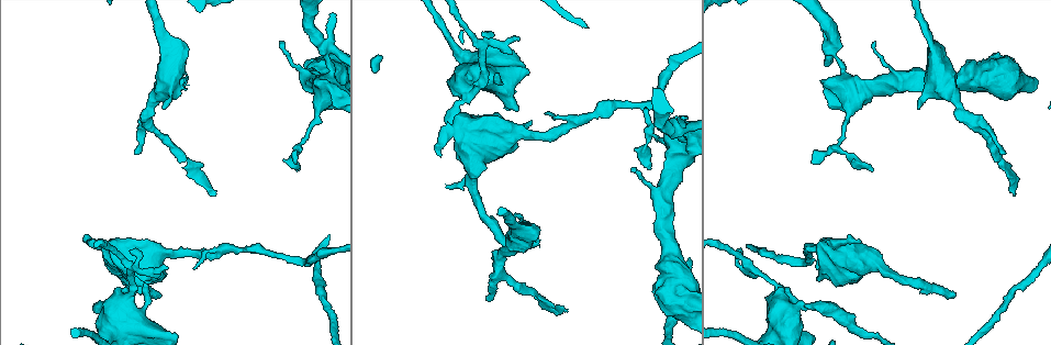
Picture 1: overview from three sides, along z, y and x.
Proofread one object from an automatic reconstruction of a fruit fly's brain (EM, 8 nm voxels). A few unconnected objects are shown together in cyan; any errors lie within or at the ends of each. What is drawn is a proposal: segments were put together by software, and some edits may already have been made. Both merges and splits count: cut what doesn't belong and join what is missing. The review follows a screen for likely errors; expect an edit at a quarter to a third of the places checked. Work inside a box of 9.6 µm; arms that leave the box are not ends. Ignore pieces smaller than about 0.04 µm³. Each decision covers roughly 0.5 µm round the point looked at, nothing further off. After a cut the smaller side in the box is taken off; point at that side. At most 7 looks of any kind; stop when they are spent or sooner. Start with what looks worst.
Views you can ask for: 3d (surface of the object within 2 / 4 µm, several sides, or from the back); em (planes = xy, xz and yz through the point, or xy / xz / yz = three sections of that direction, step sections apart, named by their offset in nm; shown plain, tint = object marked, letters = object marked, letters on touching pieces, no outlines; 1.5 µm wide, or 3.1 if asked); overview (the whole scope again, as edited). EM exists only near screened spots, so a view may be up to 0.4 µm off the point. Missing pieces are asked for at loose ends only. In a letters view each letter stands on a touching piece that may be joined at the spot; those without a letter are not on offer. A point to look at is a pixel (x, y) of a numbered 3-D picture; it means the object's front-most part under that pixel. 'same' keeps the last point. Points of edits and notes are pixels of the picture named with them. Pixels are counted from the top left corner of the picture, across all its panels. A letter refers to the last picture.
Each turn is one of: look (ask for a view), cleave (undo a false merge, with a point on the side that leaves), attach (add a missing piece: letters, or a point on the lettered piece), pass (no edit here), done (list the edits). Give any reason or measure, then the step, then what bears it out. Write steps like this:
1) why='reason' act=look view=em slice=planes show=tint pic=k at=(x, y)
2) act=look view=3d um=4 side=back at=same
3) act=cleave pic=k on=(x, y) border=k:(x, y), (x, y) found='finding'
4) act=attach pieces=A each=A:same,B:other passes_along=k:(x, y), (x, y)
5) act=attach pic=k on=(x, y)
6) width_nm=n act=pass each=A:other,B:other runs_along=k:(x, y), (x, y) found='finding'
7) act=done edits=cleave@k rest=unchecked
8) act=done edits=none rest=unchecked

why='branch stops here' act=look view=3d um=2 pic=1 at=(954, 293)

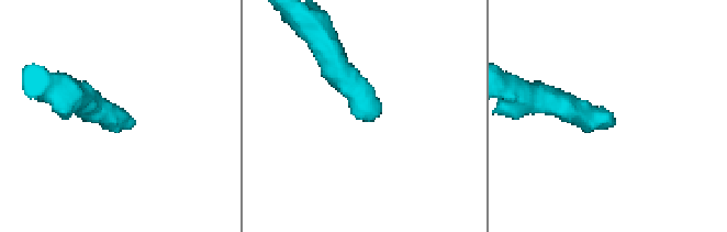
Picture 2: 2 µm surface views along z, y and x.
act=look view=em slice=xz step=4 show=letters pic=2 at=(122, 120)

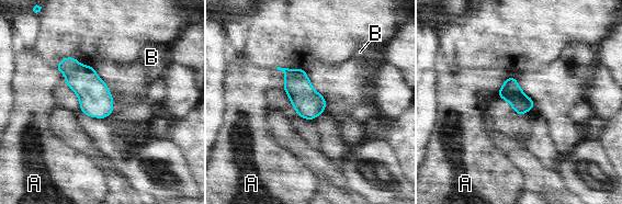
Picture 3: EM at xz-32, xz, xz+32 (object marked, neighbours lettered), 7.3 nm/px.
act=look view=em slice=planes show=letters at=same

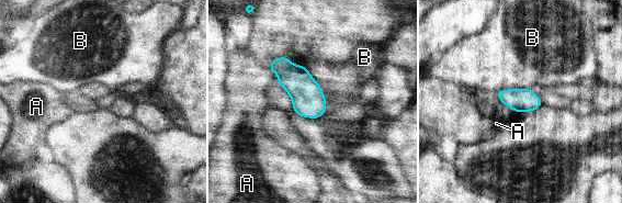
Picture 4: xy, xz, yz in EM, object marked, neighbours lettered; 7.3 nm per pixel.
act=pass each=A:other,B:other border=4:(531, 88), (508, 88), (496, 92) found='no lettered piece goes on from it'

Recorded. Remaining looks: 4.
why='free end' act=look view=em slice=planes show=letters pic=1 at=(647, 108)

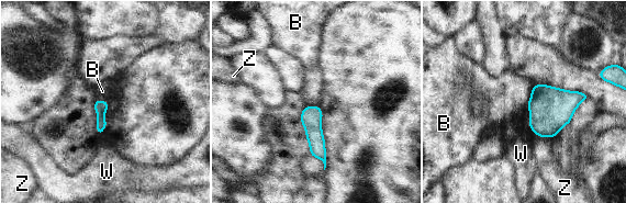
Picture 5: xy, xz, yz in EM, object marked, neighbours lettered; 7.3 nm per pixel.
act=pass each=B:other,W:other,Z:other border=5:(533, 85), (531, 98), (526, 104) found='none of them fits'

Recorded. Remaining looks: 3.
why='two arms in line, one across' act=look view=em slice=xy step=4 show=letters pic=1 at=(676, 131)

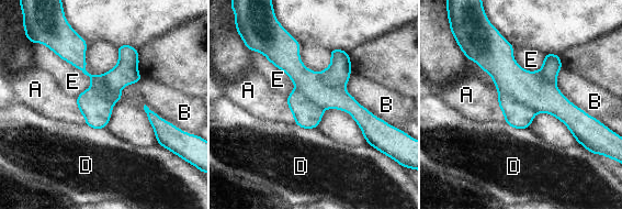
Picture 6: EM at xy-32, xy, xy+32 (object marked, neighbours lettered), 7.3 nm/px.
longest_contact=E:480nm act=cleave pic=6 on=(524, 87) each=A:other,B:other,D:other,E:other found='two neurons meet here'

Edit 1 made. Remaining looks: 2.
act=done edits=cleave@6 rest=unchecked

